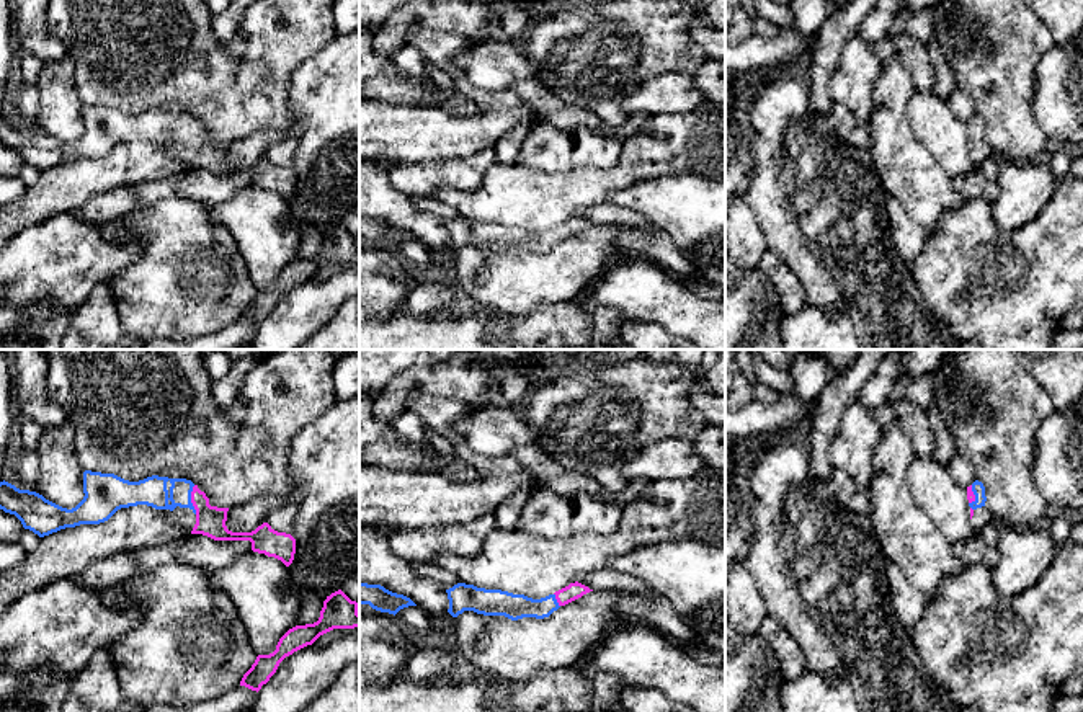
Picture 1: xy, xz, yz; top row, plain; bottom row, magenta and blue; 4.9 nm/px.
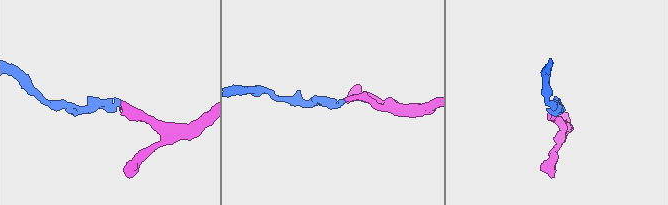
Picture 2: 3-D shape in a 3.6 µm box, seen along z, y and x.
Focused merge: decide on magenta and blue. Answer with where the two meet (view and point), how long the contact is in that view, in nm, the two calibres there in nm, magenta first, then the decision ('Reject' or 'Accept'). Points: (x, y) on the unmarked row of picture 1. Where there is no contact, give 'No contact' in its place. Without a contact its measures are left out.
Touches magenta at xy (191, 134). Shared border 140 nm. Thickness 140 nm (magenta) against 140 nm. Accept

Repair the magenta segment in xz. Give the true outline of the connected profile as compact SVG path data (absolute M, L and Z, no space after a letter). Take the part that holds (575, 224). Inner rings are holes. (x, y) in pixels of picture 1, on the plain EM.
M575 216L541 234L524 229L513 229L501 224L485 224L474 219L457 217L446 224L449 234L448 247L457 251L464 245L474 245L484 250L505 250L511 255L523 251L544 253L560 240L565 240L583 229L590 227L588 220Z

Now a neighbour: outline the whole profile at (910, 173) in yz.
M895 52L882 64L867 126L872 162L887 193L929 234L947 211L960 207L967 199L952 188L952 178L908 124L907 106L915 93L913 78Z

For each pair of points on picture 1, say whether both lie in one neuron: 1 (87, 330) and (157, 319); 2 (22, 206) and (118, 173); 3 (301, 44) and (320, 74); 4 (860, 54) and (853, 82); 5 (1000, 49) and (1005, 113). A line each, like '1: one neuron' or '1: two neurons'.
1: two neurons
2: one neuron
3: two neurons
4: one neuron
5: one neuron

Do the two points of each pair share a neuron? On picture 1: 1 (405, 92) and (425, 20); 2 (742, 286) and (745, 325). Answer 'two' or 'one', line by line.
1: two
2: one

